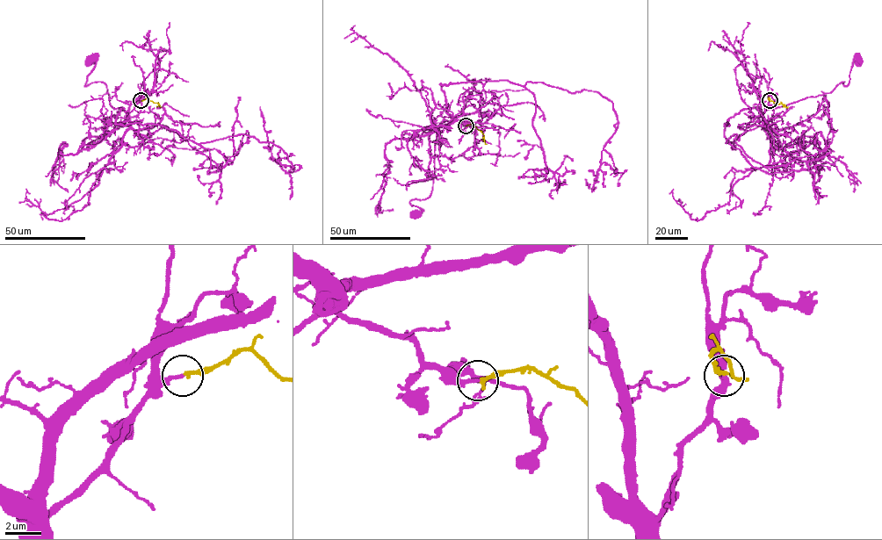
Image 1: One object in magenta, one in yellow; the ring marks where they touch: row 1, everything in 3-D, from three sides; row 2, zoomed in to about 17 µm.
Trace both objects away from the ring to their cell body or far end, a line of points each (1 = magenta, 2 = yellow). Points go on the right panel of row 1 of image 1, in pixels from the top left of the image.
1: (769, 100), (763, 113), (765, 109), (830, 93), (841, 82), (847, 86), (854, 59), (859, 62)
2: (769, 100), (787, 107)

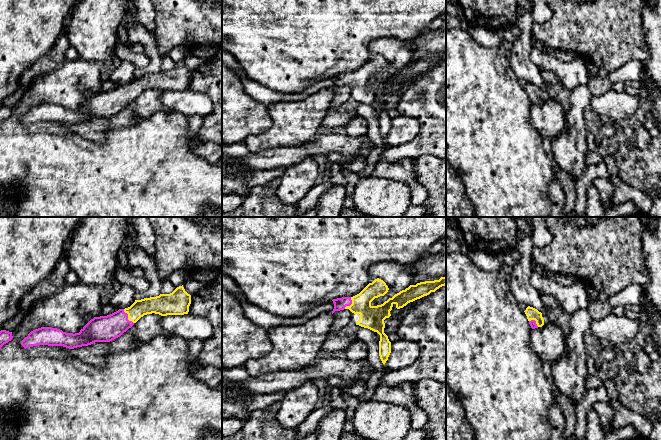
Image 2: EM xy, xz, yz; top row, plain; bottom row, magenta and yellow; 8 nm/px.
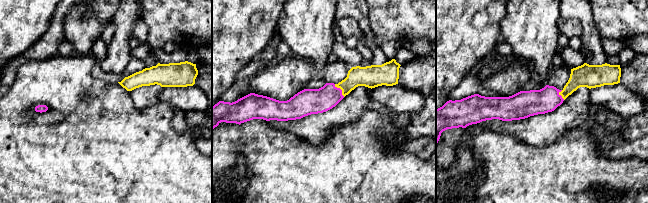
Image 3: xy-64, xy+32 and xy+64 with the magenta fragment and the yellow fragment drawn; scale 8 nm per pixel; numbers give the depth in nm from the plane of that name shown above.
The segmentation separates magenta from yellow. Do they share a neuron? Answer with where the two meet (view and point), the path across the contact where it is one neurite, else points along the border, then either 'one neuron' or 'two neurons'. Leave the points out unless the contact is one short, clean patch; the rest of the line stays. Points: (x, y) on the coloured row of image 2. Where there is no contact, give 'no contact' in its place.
contact xy (127, 317); way xy (104, 328), (111, 327), (127, 317), (139, 308); one neuron

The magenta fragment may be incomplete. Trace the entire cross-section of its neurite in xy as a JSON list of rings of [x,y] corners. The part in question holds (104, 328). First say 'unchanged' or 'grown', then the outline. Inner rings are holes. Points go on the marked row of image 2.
grown | [[[183,285],[170,294],[135,300],[128,308],[107,315],[94,317],[79,333],[66,333],[57,328],[41,327],[31,331],[21,341],[26,349],[37,345],[63,346],[69,349],[88,346],[95,342],[110,342],[120,337],[141,317],[147,314],[184,315],[188,314],[191,295]]]

